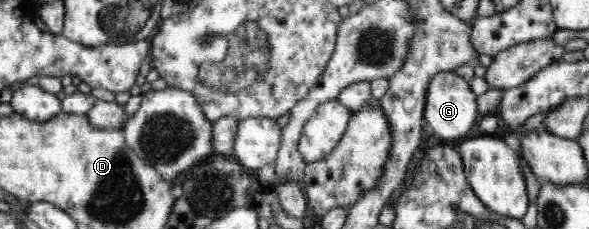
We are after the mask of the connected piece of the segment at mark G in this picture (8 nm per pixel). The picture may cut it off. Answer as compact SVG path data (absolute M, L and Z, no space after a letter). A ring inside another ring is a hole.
M452 72L435 73L434 79L427 89L427 101L424 110L424 119L432 127L438 137L446 141L458 141L472 129L476 119L476 103L474 92L470 93L471 86L460 75Z

